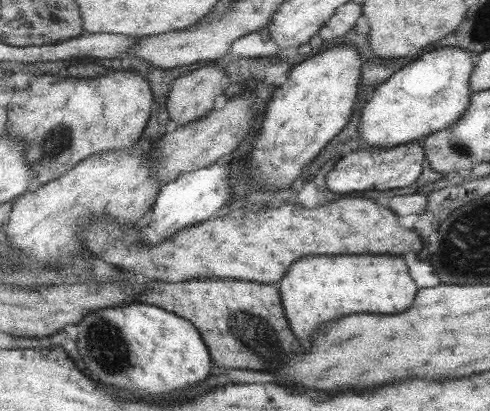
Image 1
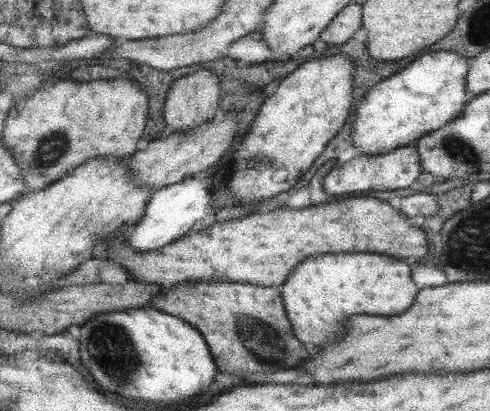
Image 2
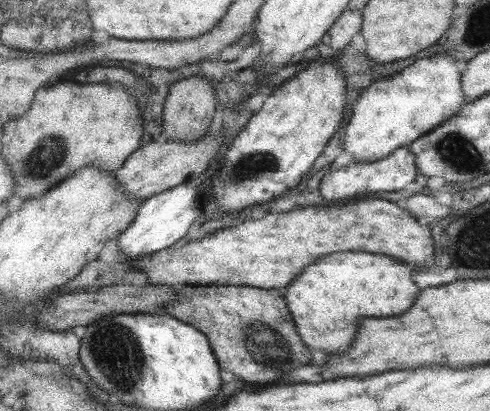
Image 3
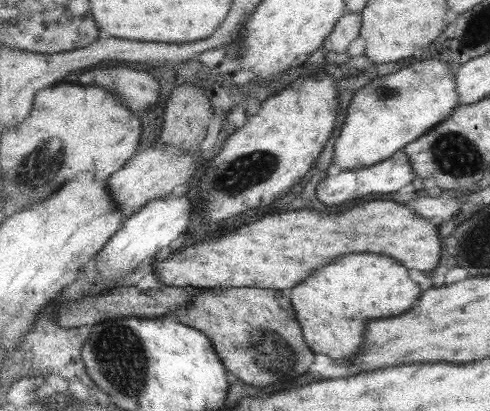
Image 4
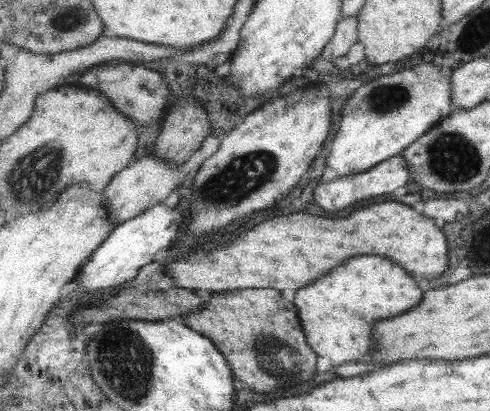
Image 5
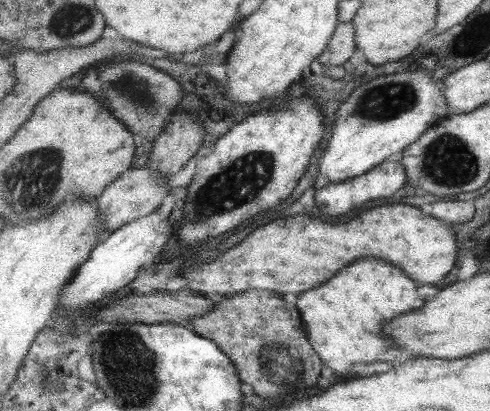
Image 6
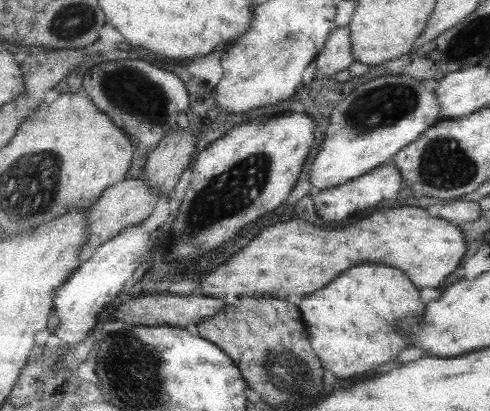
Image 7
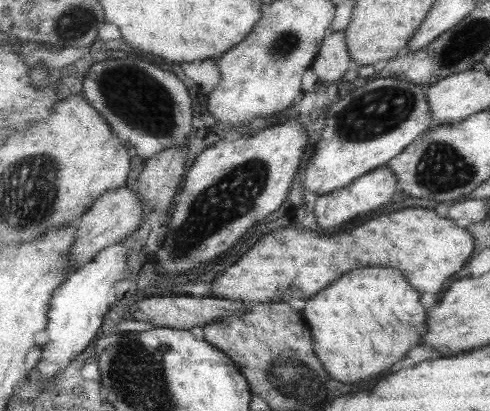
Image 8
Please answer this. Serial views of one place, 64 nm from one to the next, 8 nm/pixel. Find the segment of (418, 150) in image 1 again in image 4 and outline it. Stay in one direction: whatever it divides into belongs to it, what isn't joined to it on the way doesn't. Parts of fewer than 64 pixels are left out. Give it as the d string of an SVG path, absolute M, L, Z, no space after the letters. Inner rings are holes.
M403 150L397 156L393 156L391 160L385 160L381 164L375 164L375 166L369 166L369 168L361 168L361 170L345 170L345 172L341 172L337 176L329 176L329 178L321 180L319 186L317 186L317 198L323 204L327 204L327 206L339 206L341 202L357 200L357 198L369 196L373 192L377 192L377 194L399 192L403 186L411 184L415 180L415 176L417 176L415 166L413 166L411 158Z

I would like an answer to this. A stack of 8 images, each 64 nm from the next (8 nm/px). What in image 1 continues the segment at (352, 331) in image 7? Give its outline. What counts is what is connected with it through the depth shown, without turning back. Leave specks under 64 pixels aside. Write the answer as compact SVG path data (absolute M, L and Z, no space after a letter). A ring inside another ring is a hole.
M307 256L289 268L281 280L281 296L291 328L299 338L311 340L313 332L347 314L395 314L413 306L417 284L401 256Z

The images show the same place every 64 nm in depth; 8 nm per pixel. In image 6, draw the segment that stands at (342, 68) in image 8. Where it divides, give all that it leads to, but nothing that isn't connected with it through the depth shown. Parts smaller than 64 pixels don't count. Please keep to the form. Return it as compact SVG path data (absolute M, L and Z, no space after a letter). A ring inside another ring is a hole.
M347 22L347 24L341 24L331 40L331 44L327 46L327 52L319 58L321 66L343 66L353 50L357 50L357 42L355 42L355 36L357 36L357 30L355 30L355 24L353 22Z

